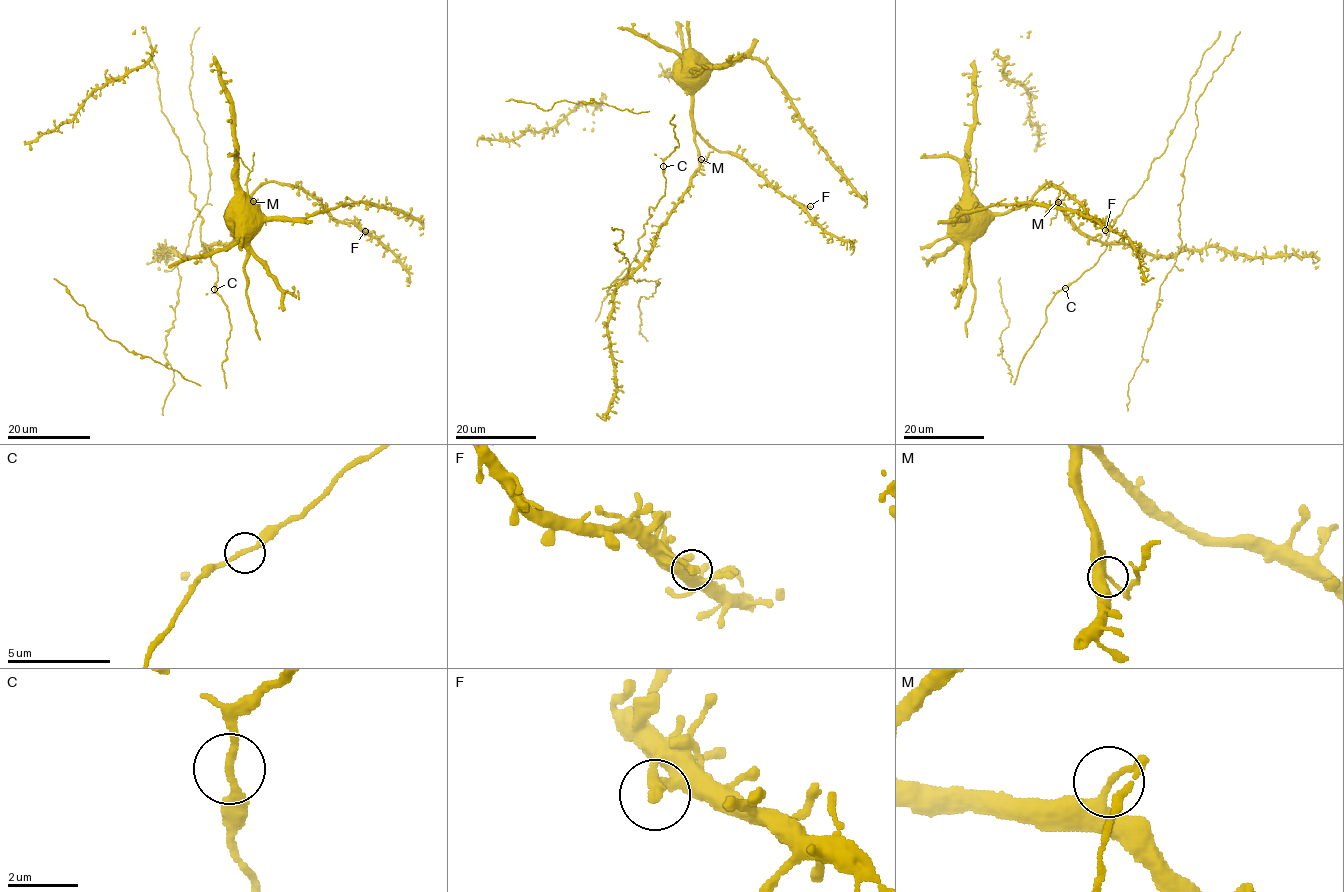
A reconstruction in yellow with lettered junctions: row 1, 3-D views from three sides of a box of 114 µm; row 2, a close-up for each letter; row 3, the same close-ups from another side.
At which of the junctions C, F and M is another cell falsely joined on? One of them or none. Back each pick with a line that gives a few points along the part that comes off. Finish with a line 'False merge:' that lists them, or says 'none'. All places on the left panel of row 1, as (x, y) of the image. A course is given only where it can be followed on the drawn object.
M: foreign part runs (254, 202), (258, 203), (259, 215), (266, 225)
False merge: M

